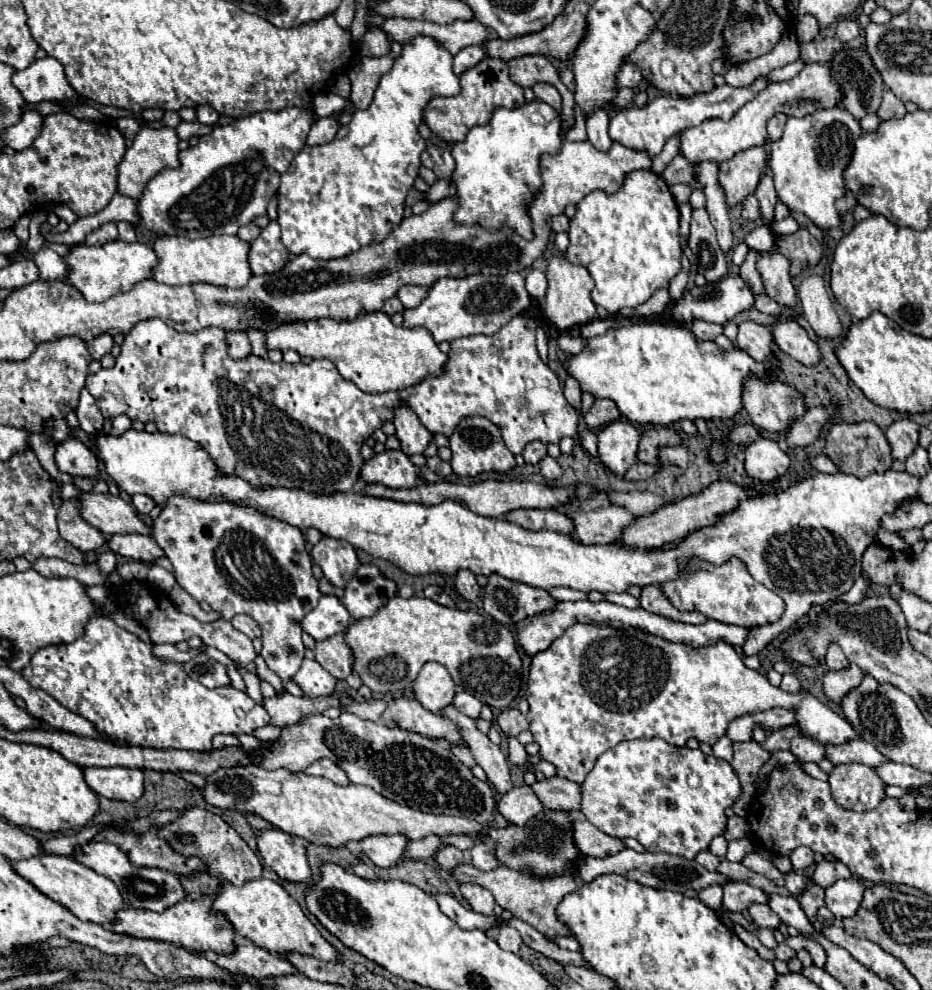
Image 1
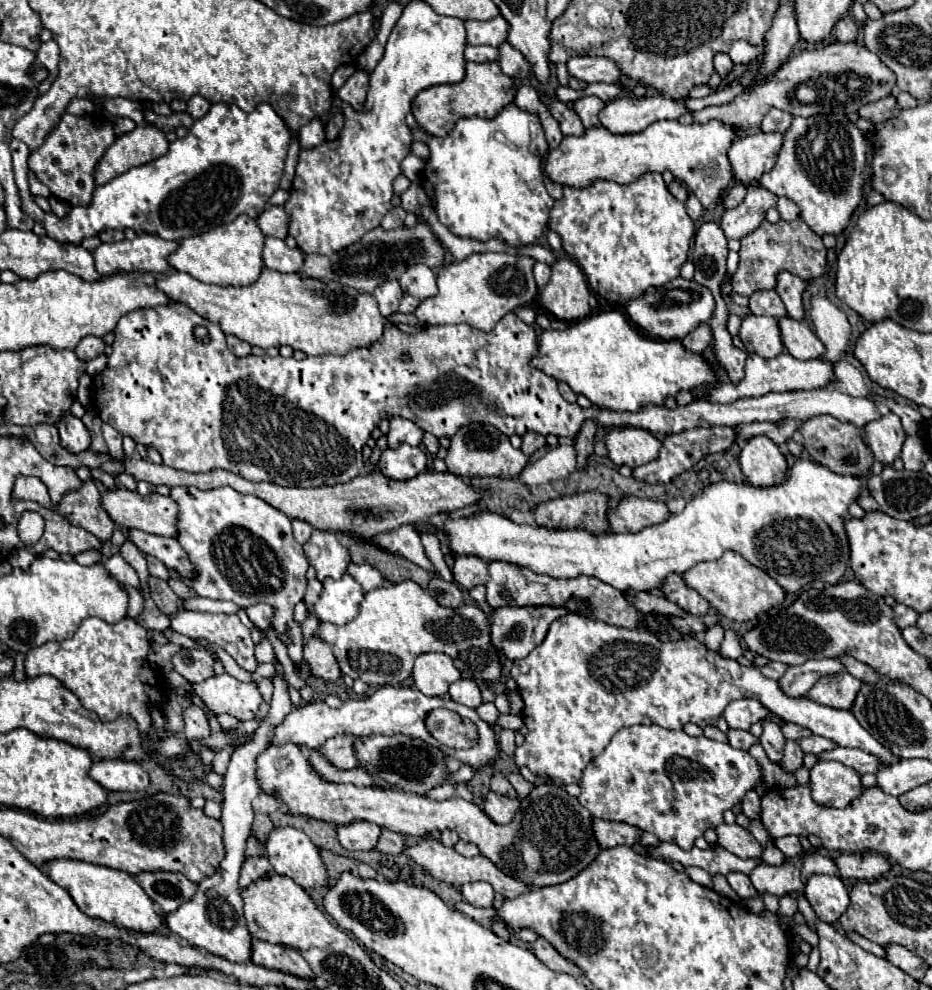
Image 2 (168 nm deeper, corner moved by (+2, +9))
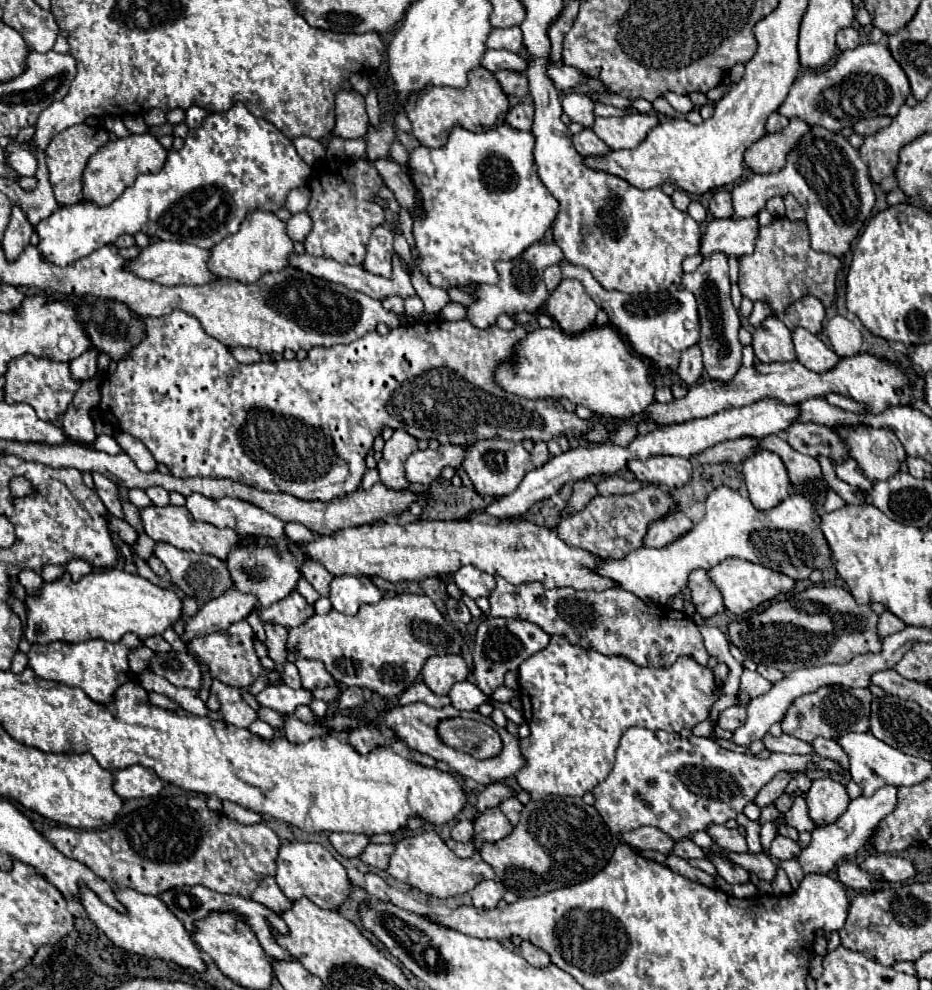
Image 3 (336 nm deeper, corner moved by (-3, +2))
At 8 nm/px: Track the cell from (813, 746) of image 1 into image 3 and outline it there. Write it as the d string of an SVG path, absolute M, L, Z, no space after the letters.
M778 773L778 775L758 793L758 799L754 799L756 805L758 805L758 807L764 807L764 805L774 803L774 801L786 791L786 785L788 785L790 781L792 781L792 773Z

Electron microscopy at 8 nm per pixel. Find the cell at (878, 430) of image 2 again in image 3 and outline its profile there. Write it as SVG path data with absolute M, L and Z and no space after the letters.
M838 427L838 435L846 435L850 455L858 461L870 481L890 479L906 459L906 451L890 429L874 427Z

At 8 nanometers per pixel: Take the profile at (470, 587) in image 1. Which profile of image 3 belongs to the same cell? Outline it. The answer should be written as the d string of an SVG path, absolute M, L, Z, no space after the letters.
M466 565L462 569L458 569L454 573L454 583L458 585L458 589L472 597L472 599L478 599L478 597L488 597L490 591L496 587L496 581L490 573L484 573L480 569L476 569L474 565Z

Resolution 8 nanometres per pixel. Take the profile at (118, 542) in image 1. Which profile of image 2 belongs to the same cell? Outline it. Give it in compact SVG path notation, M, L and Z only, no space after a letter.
M129 530L129 540L143 552L159 558L167 570L175 570L181 574L181 578L193 580L197 572L193 572L193 562L189 560L189 554L177 544L177 538L165 538L157 534L147 534L141 530Z

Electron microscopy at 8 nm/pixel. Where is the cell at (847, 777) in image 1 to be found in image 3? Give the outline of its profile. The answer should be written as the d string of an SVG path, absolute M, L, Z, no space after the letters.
M814 779L806 795L810 817L818 825L834 823L850 805L846 785L836 779Z

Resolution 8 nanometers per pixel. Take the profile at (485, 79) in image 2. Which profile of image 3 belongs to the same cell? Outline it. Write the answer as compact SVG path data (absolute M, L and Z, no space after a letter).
M476 67L470 71L468 75L468 87L466 89L452 89L452 87L428 87L420 93L416 93L408 105L406 105L406 115L412 121L412 135L426 147L442 147L448 141L448 135L454 127L464 127L468 131L476 131L476 127L480 129L490 129L496 125L502 125L506 121L506 115L510 111L510 101L508 95L502 91L498 79L494 73L486 71L484 67Z

